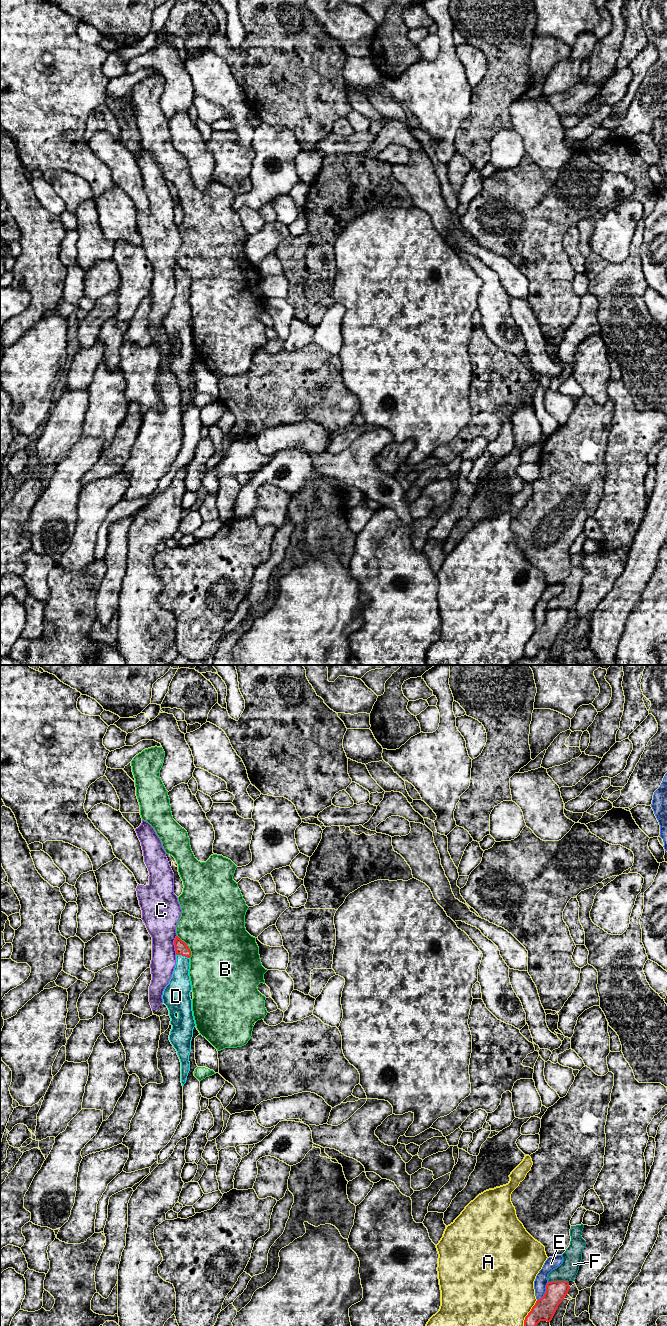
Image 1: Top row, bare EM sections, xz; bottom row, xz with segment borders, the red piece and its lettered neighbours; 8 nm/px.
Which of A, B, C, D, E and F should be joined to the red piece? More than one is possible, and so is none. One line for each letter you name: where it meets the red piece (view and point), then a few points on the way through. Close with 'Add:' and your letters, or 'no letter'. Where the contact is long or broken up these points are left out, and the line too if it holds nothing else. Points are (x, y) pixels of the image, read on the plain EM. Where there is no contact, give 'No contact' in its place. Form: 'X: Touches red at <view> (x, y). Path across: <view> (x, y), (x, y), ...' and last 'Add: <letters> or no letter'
D: Touches red at xz (183, 283). Path across: xz (181, 276), (183, 283), (179, 313)
Add: D

